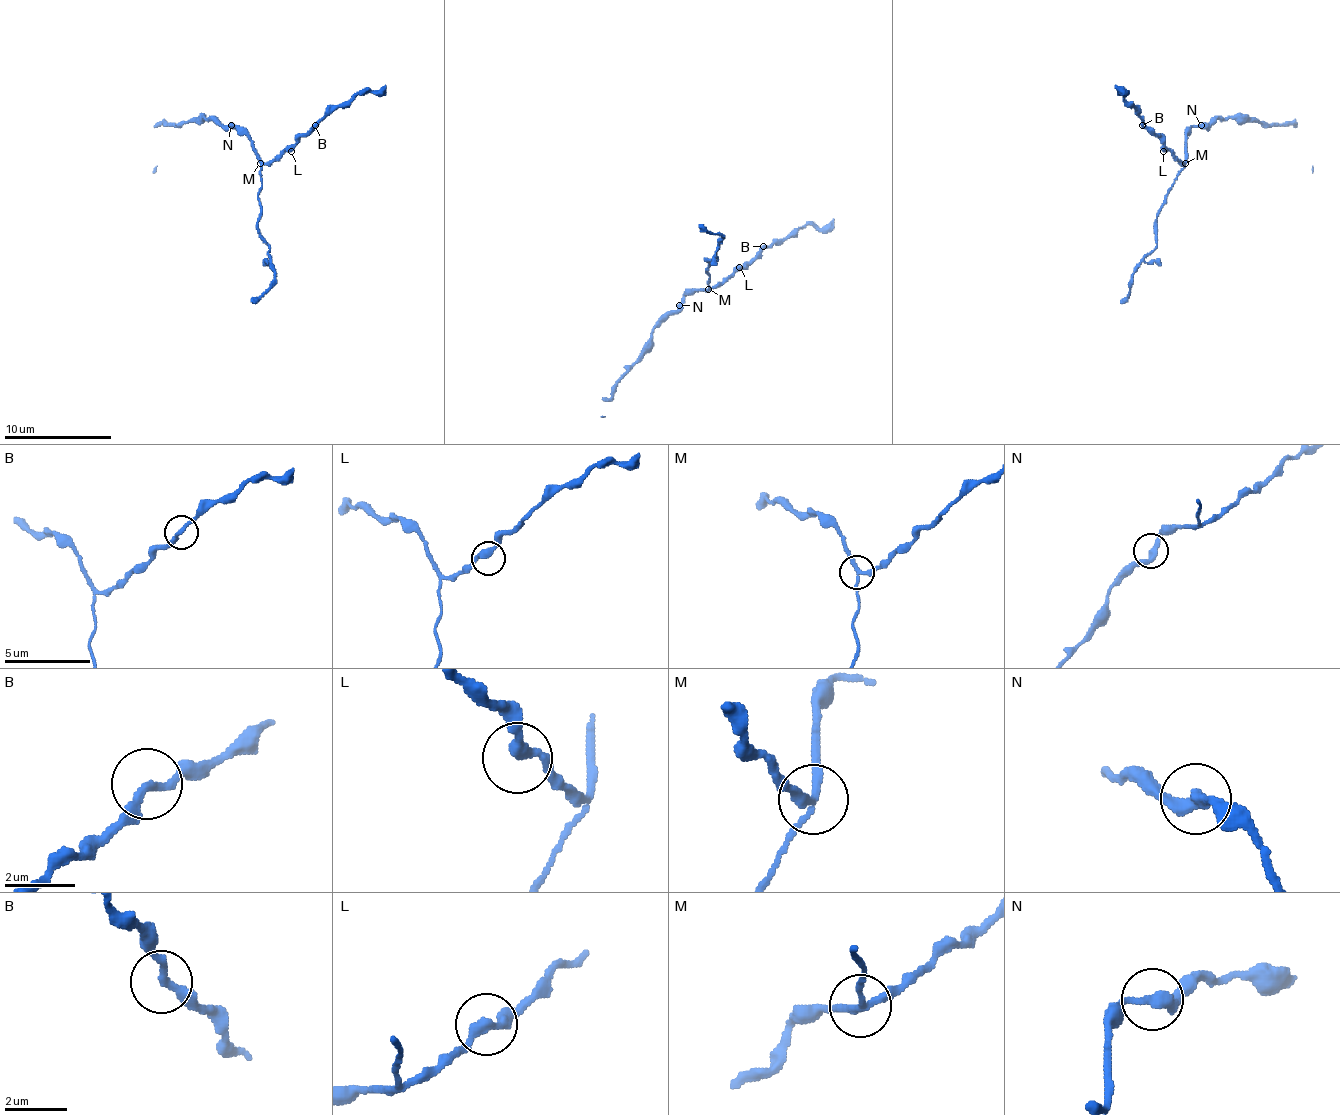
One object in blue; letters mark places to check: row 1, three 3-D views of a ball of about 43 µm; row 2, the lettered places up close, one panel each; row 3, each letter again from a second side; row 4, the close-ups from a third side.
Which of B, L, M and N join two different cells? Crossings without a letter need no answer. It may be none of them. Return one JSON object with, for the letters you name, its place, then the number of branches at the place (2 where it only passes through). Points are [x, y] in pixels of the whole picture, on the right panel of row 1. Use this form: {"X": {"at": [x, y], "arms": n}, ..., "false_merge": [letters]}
{"M": {"at": [1185, 163], "arms": 3}, "false_merge": ["M"]}

